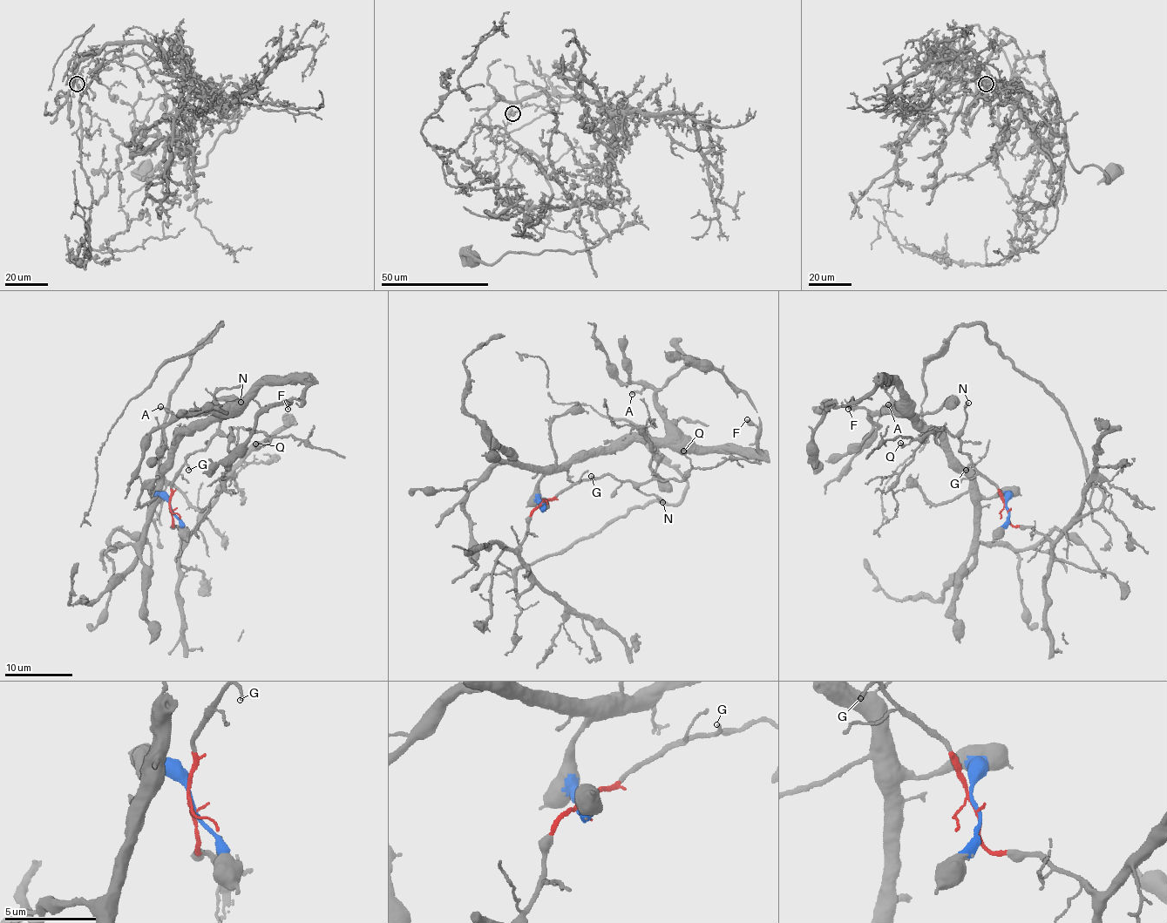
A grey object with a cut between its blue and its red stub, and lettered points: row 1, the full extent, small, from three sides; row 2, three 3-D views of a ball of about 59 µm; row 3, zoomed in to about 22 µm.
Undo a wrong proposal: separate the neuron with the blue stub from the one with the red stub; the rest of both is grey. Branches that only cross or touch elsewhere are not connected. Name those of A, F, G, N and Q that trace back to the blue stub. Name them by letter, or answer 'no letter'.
A, F

